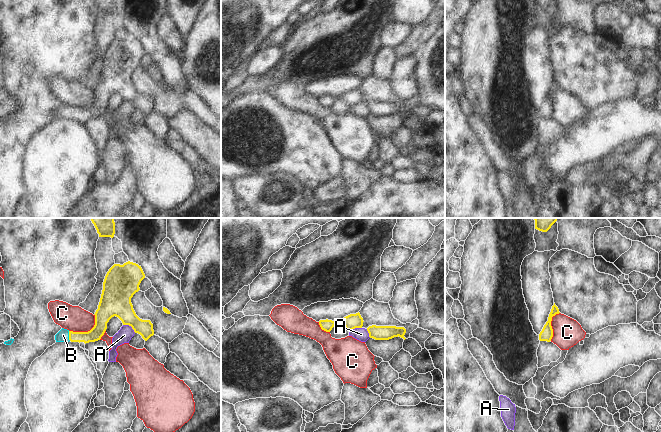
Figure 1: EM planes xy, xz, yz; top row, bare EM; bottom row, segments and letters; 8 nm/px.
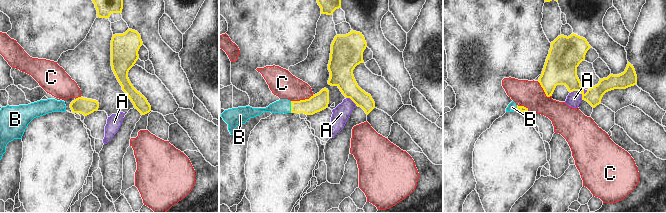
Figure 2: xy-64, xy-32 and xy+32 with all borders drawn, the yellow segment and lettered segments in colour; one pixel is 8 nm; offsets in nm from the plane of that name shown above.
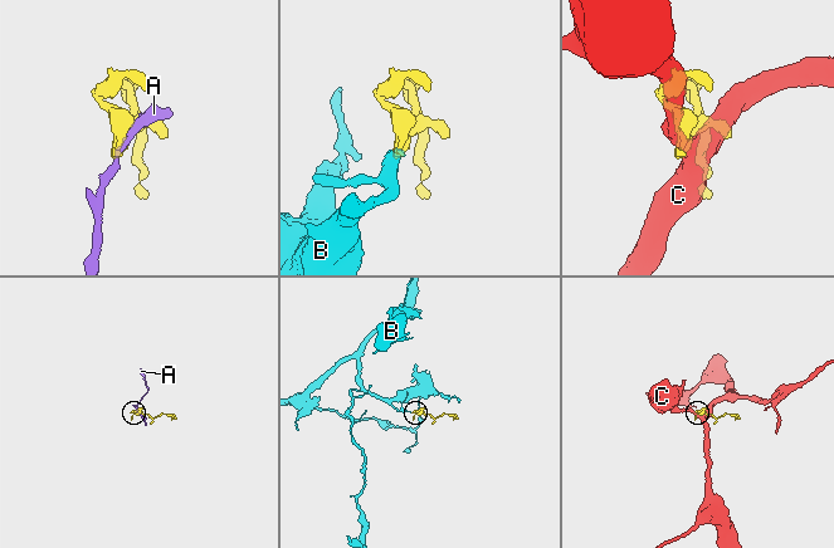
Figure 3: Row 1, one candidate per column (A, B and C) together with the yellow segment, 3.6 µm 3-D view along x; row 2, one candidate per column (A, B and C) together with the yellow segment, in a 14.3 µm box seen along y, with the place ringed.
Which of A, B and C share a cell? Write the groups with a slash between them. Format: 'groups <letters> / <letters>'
groups A / B / C

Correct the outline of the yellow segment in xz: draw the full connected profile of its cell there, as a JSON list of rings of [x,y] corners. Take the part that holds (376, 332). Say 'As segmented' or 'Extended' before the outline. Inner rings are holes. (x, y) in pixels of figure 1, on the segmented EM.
As segmented. [[[372,325],[367,328],[369,333],[369,337],[375,340],[389,340],[394,337],[401,337],[404,340],[406,333],[406,329],[404,327],[396,327],[396,326],[376,326]]]

